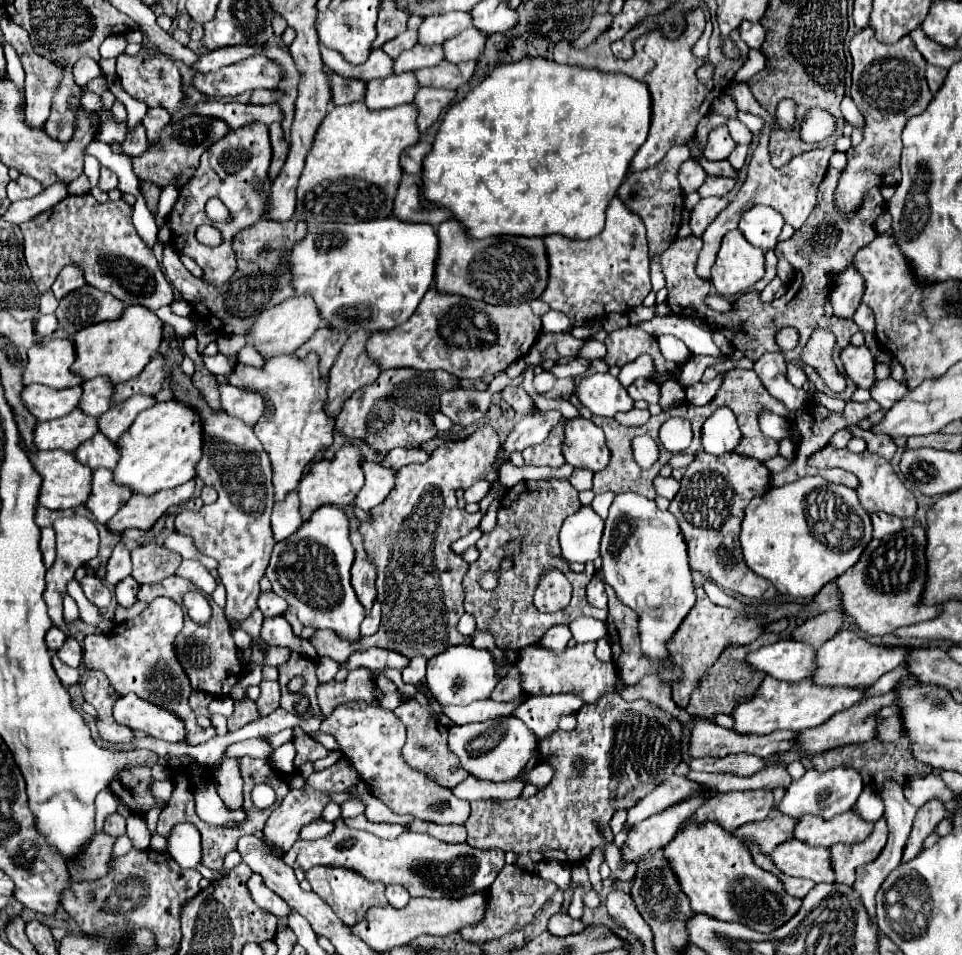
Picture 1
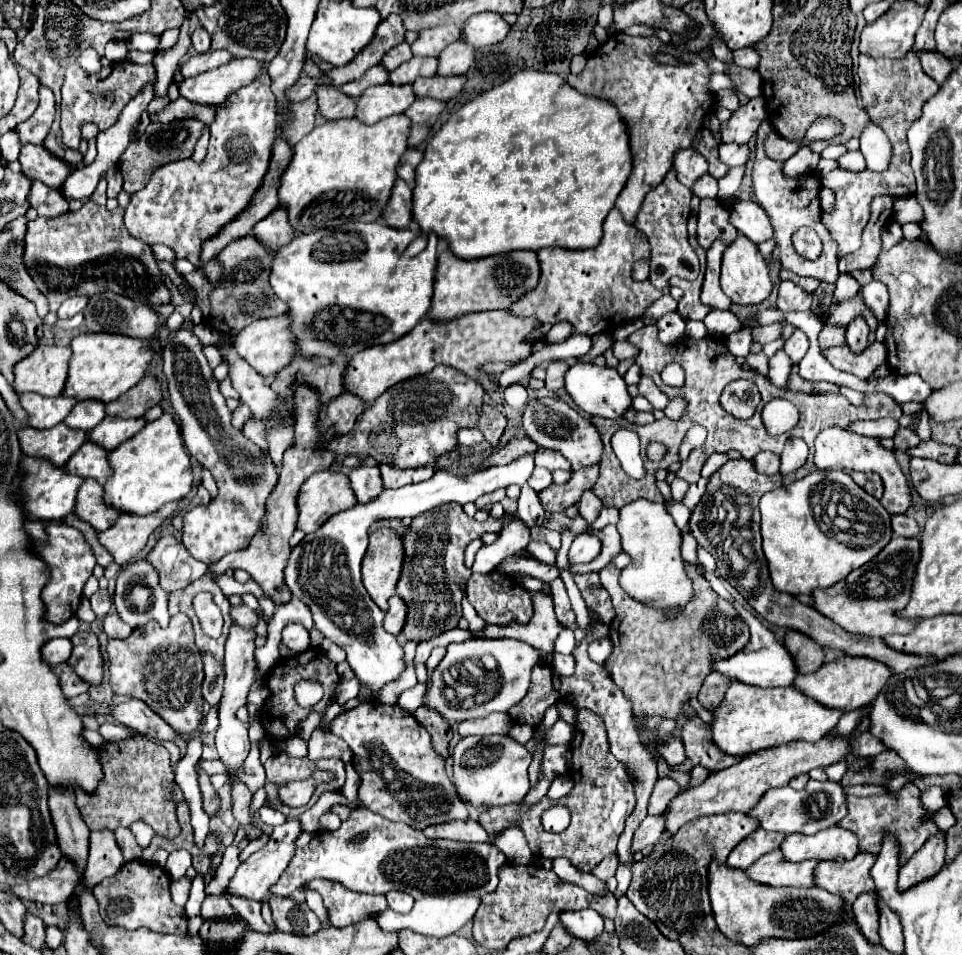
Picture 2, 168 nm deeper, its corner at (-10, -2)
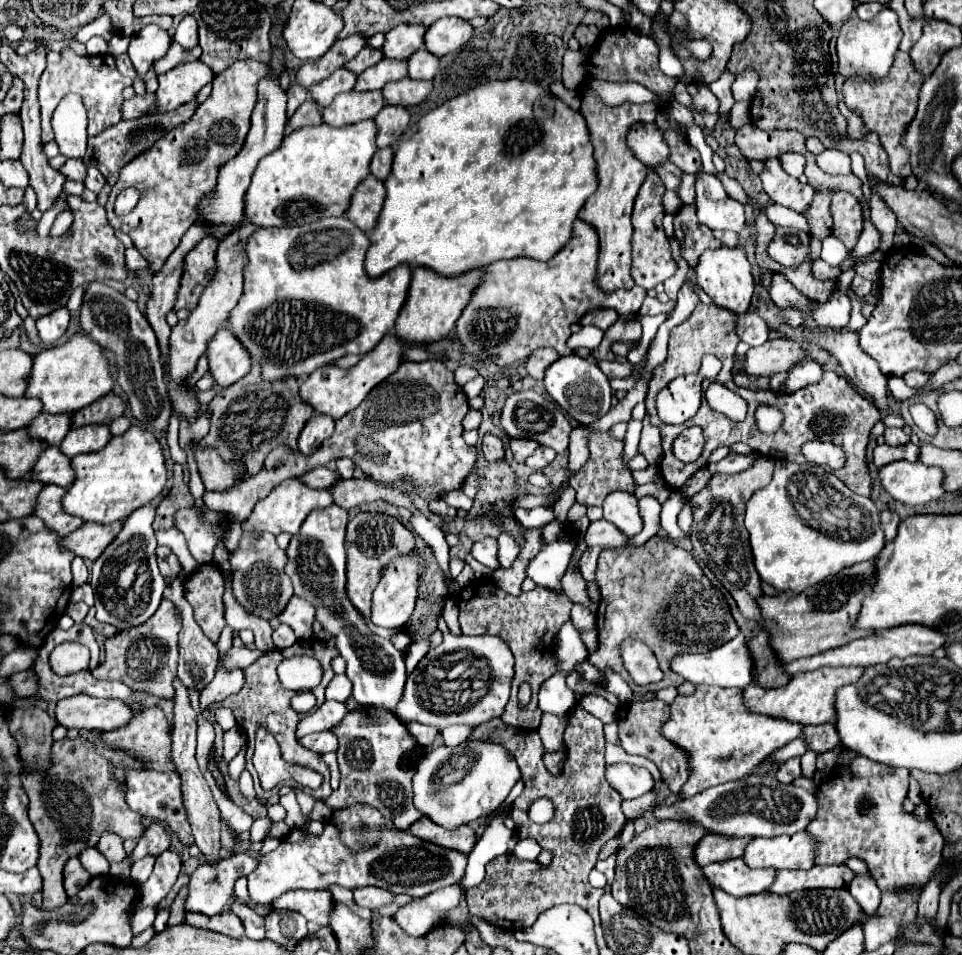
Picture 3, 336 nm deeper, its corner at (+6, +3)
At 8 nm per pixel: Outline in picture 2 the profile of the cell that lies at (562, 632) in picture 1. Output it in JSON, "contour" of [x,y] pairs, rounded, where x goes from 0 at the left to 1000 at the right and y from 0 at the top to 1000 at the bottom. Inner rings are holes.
{"contour":[[[586,658],[580,664],[574,683],[559,681],[534,668],[522,668],[522,670],[491,668],[478,674],[468,674],[464,679],[464,687],[447,708],[447,723],[443,727],[441,737],[451,741],[462,752],[474,754],[474,756],[480,756],[486,752],[503,752],[511,746],[528,746],[534,737],[538,737],[547,729],[553,699],[563,691],[565,695],[572,695],[576,685],[595,685],[597,676],[599,676],[597,662],[590,658]],[[503,687],[511,687],[516,691],[514,702],[505,702],[501,697]]]}

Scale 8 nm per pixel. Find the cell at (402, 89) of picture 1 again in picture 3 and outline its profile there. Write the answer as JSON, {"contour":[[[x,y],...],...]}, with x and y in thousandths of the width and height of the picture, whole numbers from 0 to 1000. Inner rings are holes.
{"contour":[[[362,95],[353,97],[345,110],[335,114],[335,127],[343,133],[358,133],[378,125],[389,125],[391,118],[399,112],[395,95]]]}

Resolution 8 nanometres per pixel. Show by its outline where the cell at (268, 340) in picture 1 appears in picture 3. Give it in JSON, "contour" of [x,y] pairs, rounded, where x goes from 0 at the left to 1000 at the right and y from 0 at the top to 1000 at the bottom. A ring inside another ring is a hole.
{"contour":[[[237,342],[229,345],[220,357],[214,363],[216,374],[216,388],[220,391],[220,397],[227,405],[237,405],[252,397],[260,384],[262,378],[258,374],[258,368],[254,368],[252,359],[241,353],[241,347]]]}

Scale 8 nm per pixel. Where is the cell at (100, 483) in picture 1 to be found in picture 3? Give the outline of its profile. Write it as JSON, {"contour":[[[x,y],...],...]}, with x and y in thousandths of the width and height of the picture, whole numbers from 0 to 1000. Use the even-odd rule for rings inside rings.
{"contour":[[[46,508],[46,512],[42,514],[42,520],[37,523],[37,531],[35,531],[35,537],[33,537],[37,541],[42,541],[46,546],[46,550],[62,562],[75,558],[77,554],[81,554],[87,548],[85,543],[64,535],[67,516],[69,516],[67,510]]]}

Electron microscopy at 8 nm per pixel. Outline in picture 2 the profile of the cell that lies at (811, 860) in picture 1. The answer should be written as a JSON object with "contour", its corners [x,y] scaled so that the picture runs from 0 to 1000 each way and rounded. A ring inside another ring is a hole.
{"contour":[[[811,890],[794,894],[790,901],[786,901],[780,909],[775,909],[775,915],[792,926],[800,928],[830,928],[830,930],[842,930],[846,928],[846,911],[850,907],[850,901],[834,901],[834,903],[819,903]]]}

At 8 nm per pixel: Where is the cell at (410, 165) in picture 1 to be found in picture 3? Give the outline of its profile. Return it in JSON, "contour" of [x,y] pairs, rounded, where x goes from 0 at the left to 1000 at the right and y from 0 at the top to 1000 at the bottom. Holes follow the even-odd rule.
{"contour":[[[405,154],[393,156],[385,171],[385,183],[391,183],[391,187],[399,190],[399,185],[403,185],[405,181],[409,164],[410,160]]]}

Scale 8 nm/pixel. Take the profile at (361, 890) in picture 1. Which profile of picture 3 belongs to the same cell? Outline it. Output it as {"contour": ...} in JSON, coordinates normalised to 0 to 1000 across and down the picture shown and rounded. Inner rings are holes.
{"contour":[[[301,933],[283,943],[283,954],[310,954],[318,964],[341,969],[345,956],[345,937],[341,933]]]}

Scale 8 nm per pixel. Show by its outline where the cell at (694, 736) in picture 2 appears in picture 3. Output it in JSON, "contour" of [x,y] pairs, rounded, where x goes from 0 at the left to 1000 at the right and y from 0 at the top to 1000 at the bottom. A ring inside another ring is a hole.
{"contour":[[[676,732],[676,734],[653,734],[647,736],[642,740],[642,749],[640,749],[640,757],[642,757],[642,772],[644,772],[644,782],[655,788],[655,791],[667,791],[676,797],[682,799],[682,803],[688,809],[688,818],[692,820],[692,824],[699,830],[705,830],[709,826],[709,822],[715,816],[715,791],[709,784],[703,784],[703,780],[699,780],[696,776],[692,776],[686,770],[686,761],[688,757],[696,751],[696,740],[684,732]]]}

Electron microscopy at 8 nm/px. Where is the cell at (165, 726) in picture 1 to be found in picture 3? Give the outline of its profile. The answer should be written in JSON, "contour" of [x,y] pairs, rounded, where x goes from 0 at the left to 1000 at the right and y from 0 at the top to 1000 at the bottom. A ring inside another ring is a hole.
{"contour":[[[77,728],[58,736],[58,757],[69,763],[81,765],[116,765],[131,759],[137,753],[137,745],[123,732],[100,732],[89,728]]]}

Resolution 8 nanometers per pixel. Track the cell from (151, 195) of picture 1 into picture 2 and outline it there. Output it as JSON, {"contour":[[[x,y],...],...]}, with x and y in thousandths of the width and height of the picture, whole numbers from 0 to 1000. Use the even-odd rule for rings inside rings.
{"contour":[[[272,77],[266,86],[239,101],[227,115],[218,138],[216,161],[210,172],[195,165],[166,174],[158,182],[154,195],[137,203],[129,224],[133,243],[156,258],[170,255],[179,260],[183,270],[195,270],[220,297],[229,295],[229,274],[225,274],[225,270],[220,274],[208,274],[210,253],[241,232],[241,228],[258,216],[258,207],[270,197],[270,191],[274,191],[287,134],[289,124],[281,80]]]}

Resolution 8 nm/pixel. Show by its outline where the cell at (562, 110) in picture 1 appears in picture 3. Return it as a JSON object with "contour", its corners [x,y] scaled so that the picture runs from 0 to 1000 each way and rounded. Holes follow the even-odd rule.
{"contour":[[[528,83],[528,85],[511,85],[499,91],[489,93],[482,99],[476,99],[457,112],[451,112],[443,120],[435,125],[422,139],[416,141],[416,148],[410,154],[410,166],[407,166],[407,179],[403,187],[399,190],[401,196],[401,208],[399,217],[395,221],[395,227],[391,231],[391,240],[385,246],[385,259],[380,263],[378,271],[378,282],[383,290],[391,292],[410,282],[412,277],[426,277],[426,280],[445,280],[453,284],[455,288],[462,290],[474,290],[482,288],[484,284],[491,282],[501,282],[509,277],[511,273],[520,271],[532,271],[532,269],[553,269],[557,273],[570,273],[576,269],[588,254],[590,248],[595,248],[595,234],[609,213],[609,208],[620,200],[622,190],[620,190],[620,169],[615,164],[615,152],[611,146],[611,133],[607,129],[607,123],[603,116],[593,114],[586,106],[576,102],[576,114],[574,116],[557,116],[555,110],[563,104],[570,102],[570,95],[559,91],[557,87],[549,85],[538,85],[538,83]]]}

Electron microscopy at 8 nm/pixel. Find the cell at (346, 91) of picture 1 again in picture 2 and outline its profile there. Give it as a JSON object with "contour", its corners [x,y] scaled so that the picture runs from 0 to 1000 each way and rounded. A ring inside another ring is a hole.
{"contour":[[[318,61],[316,65],[316,77],[331,84],[328,101],[331,101],[331,117],[339,126],[351,126],[351,124],[366,124],[370,117],[370,103],[358,101],[358,96],[349,90],[341,90],[341,80],[326,67],[326,63]]]}

